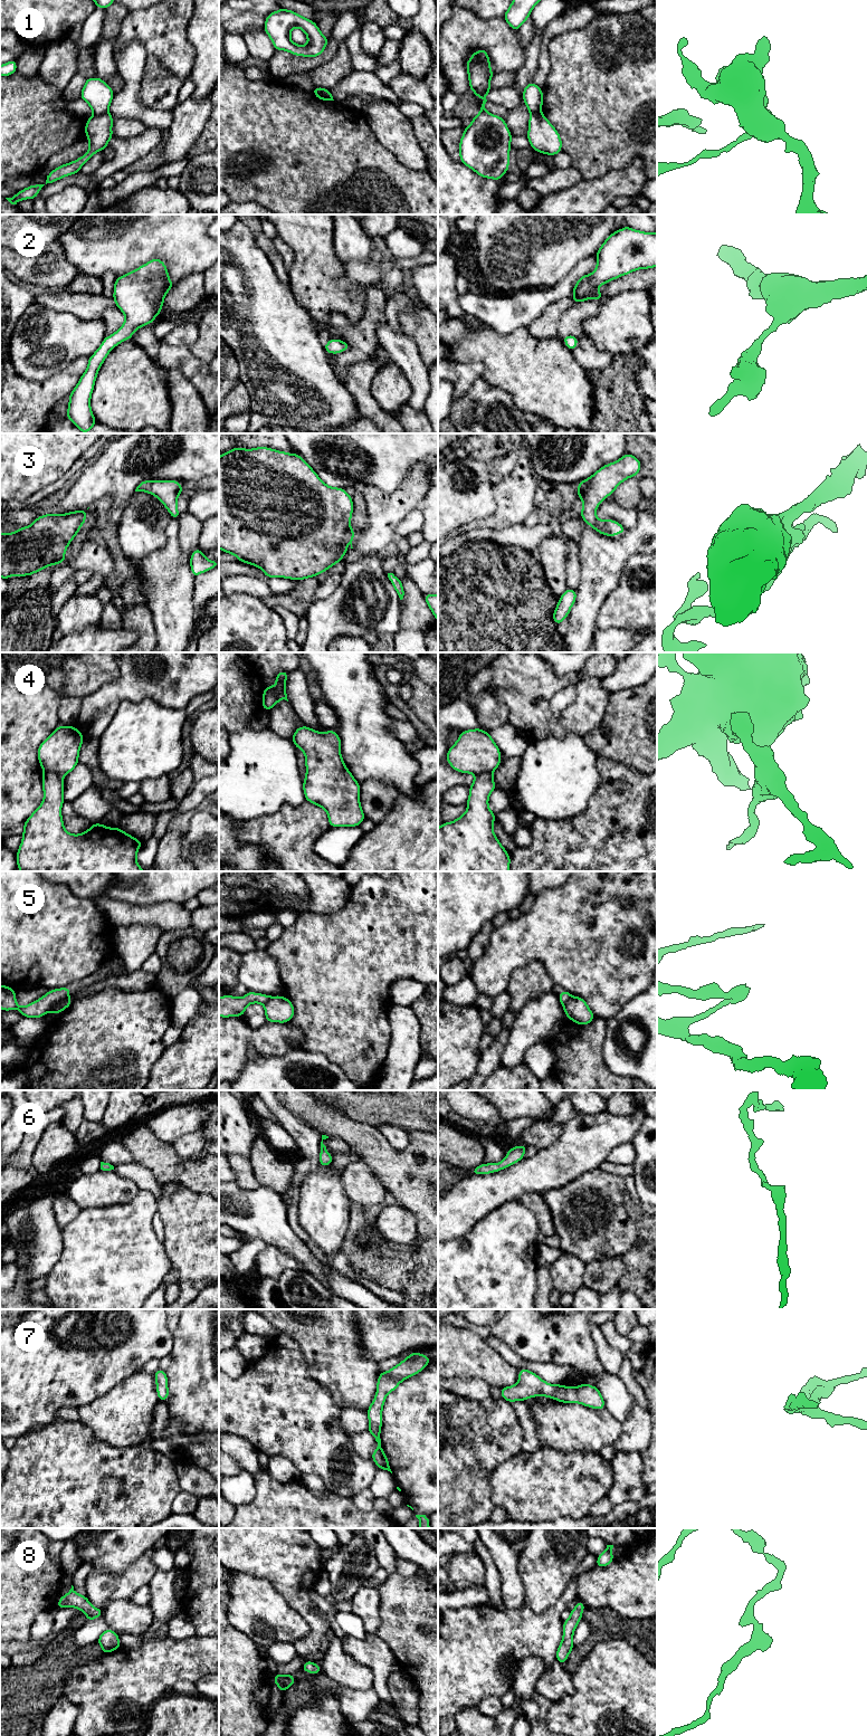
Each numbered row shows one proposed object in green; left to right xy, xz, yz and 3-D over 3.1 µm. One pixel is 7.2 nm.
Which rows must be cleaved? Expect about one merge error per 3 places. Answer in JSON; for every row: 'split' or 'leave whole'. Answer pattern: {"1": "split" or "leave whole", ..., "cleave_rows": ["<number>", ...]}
{"1": "split", "2": "leave whole", "3": "leave whole", "4": "split", "5": "split", "6": "leave whole", "7": "leave whole", "8": "leave whole", "cleave_rows": ["1", "4", "5"]}

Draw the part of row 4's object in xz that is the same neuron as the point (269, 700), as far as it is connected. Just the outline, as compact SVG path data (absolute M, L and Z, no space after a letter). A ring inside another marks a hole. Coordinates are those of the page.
M264 690L263 693L263 709L269 710L275 707L277 698L269 691Z

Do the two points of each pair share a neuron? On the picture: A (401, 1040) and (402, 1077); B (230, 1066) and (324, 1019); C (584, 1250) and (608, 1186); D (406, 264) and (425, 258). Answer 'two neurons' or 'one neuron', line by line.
A: one neuron
B: two neurons
C: one neuron
D: one neuron

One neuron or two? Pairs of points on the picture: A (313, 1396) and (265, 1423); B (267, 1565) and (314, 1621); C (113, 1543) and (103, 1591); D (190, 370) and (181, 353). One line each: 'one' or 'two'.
A: one
B: one
C: two
D: one

